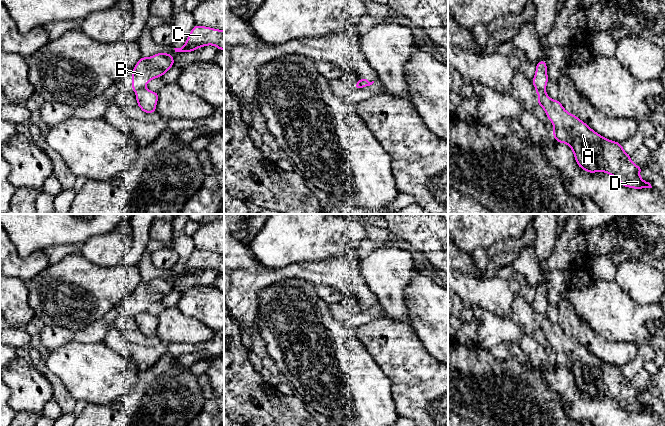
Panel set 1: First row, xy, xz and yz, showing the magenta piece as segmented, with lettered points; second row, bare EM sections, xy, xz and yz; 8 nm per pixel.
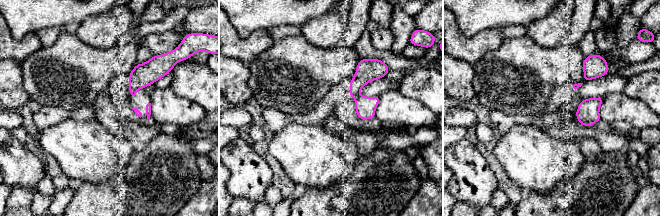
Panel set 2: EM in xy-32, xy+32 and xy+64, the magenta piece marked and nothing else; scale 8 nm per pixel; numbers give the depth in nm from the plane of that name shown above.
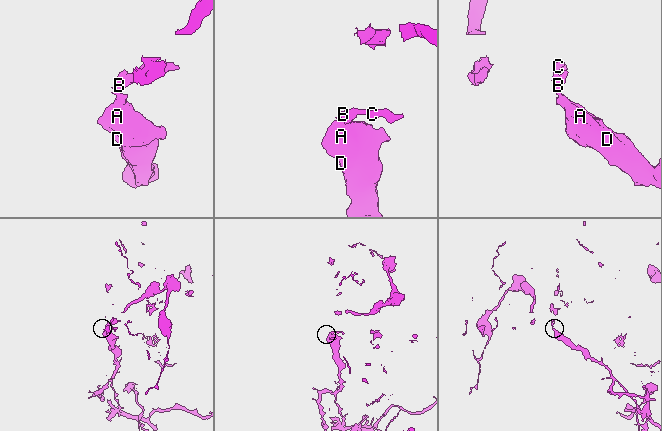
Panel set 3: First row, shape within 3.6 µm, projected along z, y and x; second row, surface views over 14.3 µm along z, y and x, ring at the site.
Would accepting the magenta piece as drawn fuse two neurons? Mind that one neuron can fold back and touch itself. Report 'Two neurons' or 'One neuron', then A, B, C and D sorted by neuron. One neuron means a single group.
Two neurons. Groups: A D / B C

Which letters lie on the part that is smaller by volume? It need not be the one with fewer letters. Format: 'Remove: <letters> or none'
Remove: A, D

